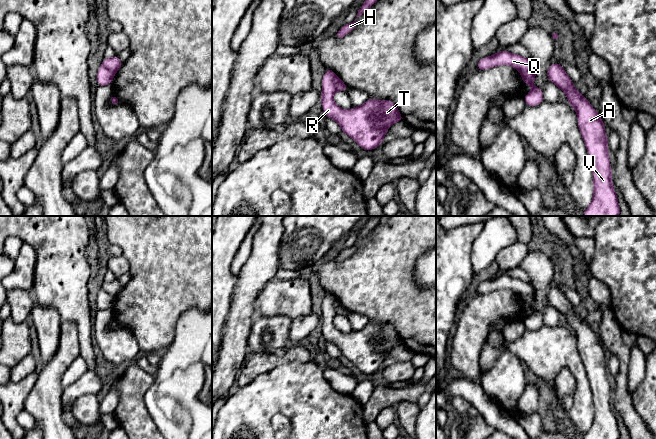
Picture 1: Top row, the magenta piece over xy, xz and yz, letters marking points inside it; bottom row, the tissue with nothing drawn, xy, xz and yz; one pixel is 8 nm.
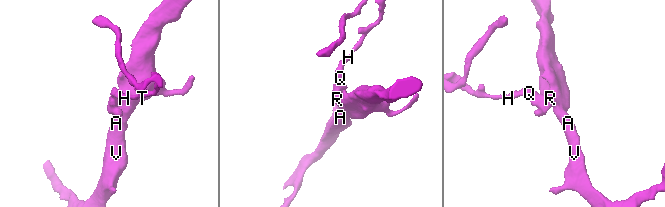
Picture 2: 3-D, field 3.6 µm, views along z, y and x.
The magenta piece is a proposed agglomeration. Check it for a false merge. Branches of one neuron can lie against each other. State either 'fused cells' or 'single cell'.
fused cells

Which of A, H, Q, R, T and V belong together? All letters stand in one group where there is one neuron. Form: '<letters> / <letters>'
A R T V / H Q

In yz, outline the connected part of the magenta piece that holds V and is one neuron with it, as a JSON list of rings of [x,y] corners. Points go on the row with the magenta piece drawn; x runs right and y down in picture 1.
[[[561,63],[550,64],[547,78],[565,95],[577,113],[578,128],[592,164],[593,197],[583,216],[619,216],[620,207],[612,184],[605,124],[589,100],[578,92]]]

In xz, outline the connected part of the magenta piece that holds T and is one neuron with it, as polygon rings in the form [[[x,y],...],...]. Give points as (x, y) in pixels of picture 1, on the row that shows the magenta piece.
[[[328,70],[322,77],[323,115],[332,118],[341,130],[363,150],[374,150],[384,142],[388,128],[403,121],[397,106],[390,100],[369,99],[361,106],[349,110],[339,107],[333,99],[336,93],[335,76]]]

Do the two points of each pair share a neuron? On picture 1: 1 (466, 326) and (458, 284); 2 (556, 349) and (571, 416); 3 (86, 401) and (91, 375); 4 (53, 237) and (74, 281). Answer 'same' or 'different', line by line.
1: different
2: same
3: different
4: same

